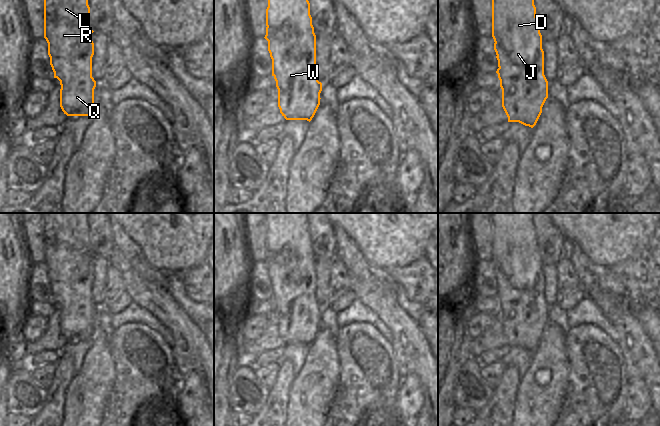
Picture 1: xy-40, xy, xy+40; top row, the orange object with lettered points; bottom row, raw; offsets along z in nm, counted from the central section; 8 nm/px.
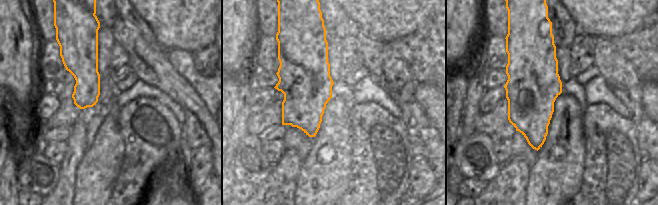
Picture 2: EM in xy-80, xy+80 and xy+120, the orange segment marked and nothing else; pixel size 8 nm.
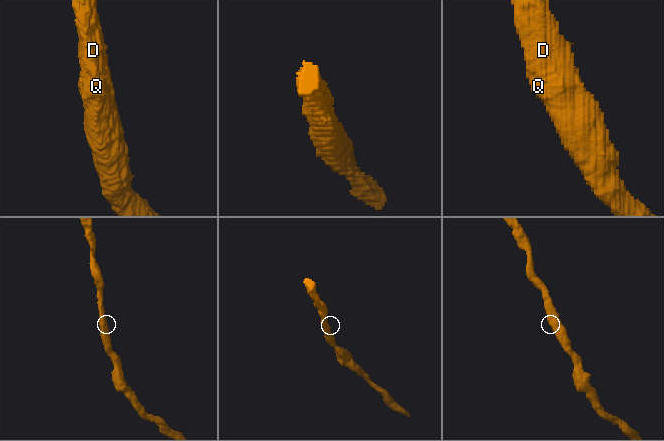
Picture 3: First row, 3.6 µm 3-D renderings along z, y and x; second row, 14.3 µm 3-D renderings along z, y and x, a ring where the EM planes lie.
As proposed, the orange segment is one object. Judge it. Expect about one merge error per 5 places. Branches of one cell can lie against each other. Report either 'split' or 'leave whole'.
leave whole

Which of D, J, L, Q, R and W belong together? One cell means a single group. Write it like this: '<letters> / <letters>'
D J L Q R W

